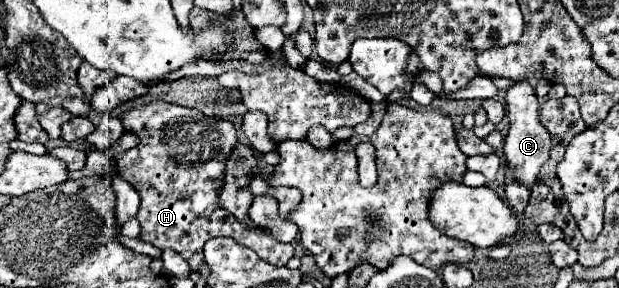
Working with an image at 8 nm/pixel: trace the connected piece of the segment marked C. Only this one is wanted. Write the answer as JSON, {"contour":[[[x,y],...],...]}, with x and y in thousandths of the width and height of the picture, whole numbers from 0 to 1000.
{"contour":[[[851,281],[829,288],[816,344],[819,344],[819,385],[822,385],[822,462],[816,476],[816,510],[813,510],[816,559],[822,594],[832,608],[832,622],[858,663],[868,642],[868,615],[877,566],[887,552],[890,476],[887,476],[887,455],[880,455],[880,441],[871,427],[871,351],[864,337],[861,302]]]}

